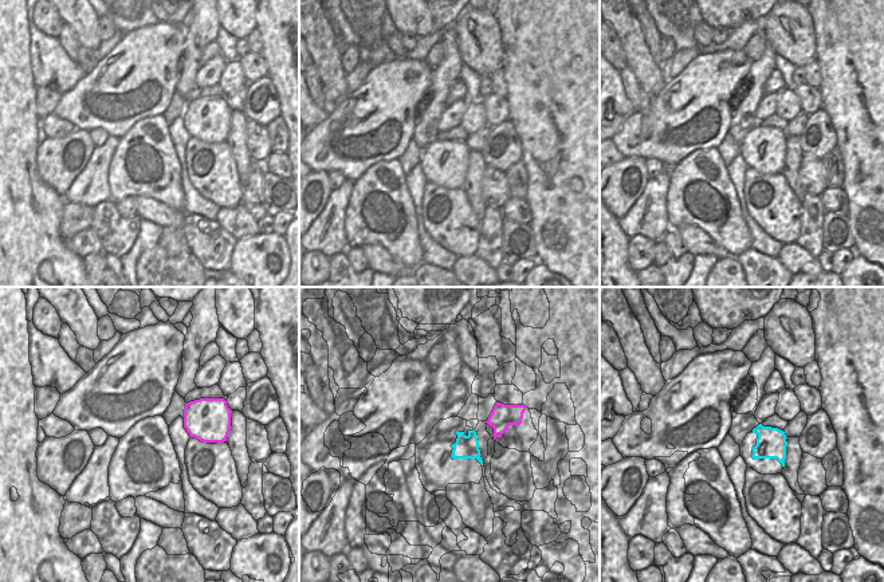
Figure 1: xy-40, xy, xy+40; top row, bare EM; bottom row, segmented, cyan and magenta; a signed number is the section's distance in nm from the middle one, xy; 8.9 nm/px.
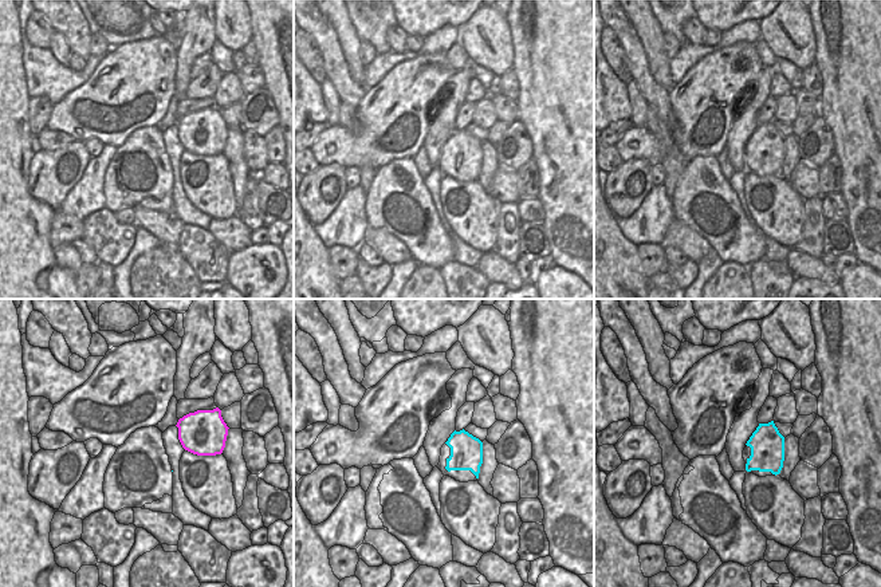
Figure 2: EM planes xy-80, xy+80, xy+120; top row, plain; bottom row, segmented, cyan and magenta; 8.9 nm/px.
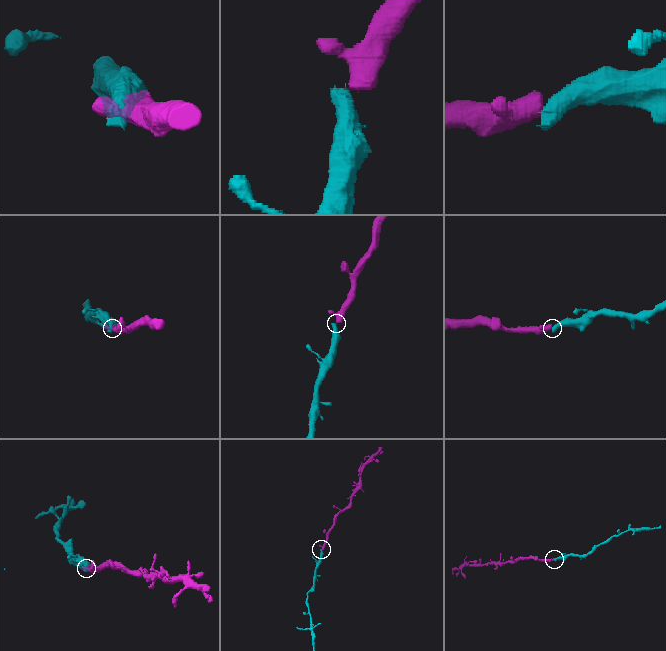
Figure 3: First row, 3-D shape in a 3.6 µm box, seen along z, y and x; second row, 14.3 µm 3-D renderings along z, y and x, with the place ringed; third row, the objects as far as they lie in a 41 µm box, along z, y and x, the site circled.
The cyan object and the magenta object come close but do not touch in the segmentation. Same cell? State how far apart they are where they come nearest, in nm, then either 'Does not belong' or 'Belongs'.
Distance 120 nm. Belongs.

